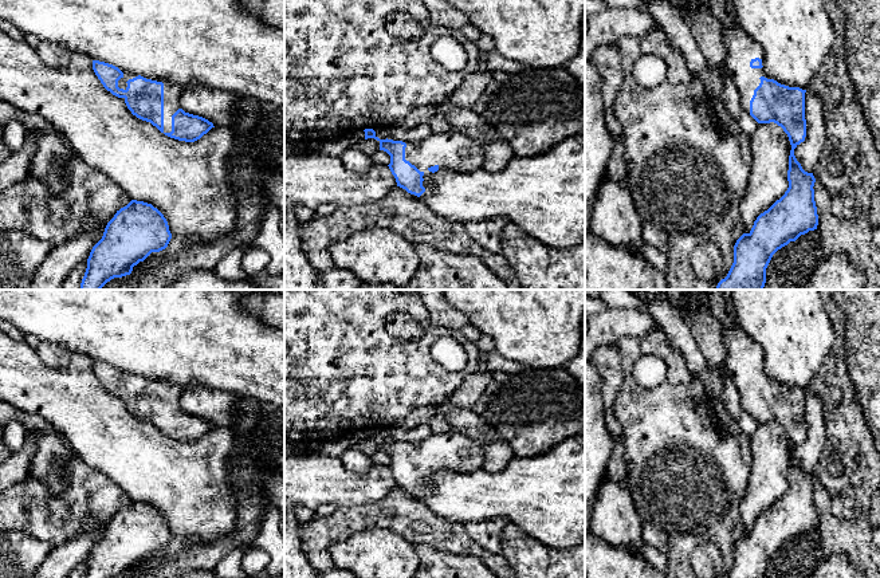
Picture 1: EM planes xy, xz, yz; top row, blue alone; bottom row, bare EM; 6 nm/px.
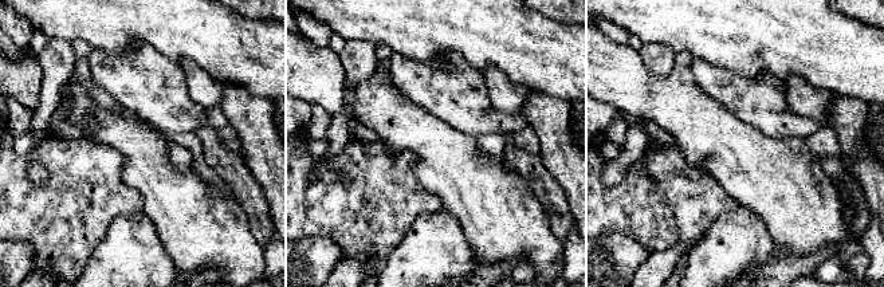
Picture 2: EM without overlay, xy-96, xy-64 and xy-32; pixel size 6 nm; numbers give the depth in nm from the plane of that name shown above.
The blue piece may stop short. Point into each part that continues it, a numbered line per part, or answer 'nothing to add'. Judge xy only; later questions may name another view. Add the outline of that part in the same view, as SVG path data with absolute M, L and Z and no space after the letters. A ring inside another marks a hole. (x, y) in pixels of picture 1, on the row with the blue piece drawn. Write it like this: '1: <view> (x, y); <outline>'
1: xy (172, 94); M164 83L164 133L172 131L172 115L180 109L182 89Z

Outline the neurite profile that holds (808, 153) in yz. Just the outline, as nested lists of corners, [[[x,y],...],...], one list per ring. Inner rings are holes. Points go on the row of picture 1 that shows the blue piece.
[[[813,91],[805,93],[805,119],[806,137],[805,141],[794,149],[794,156],[805,172],[813,173],[814,166],[824,154],[825,141],[828,138],[824,105],[820,97]]]

